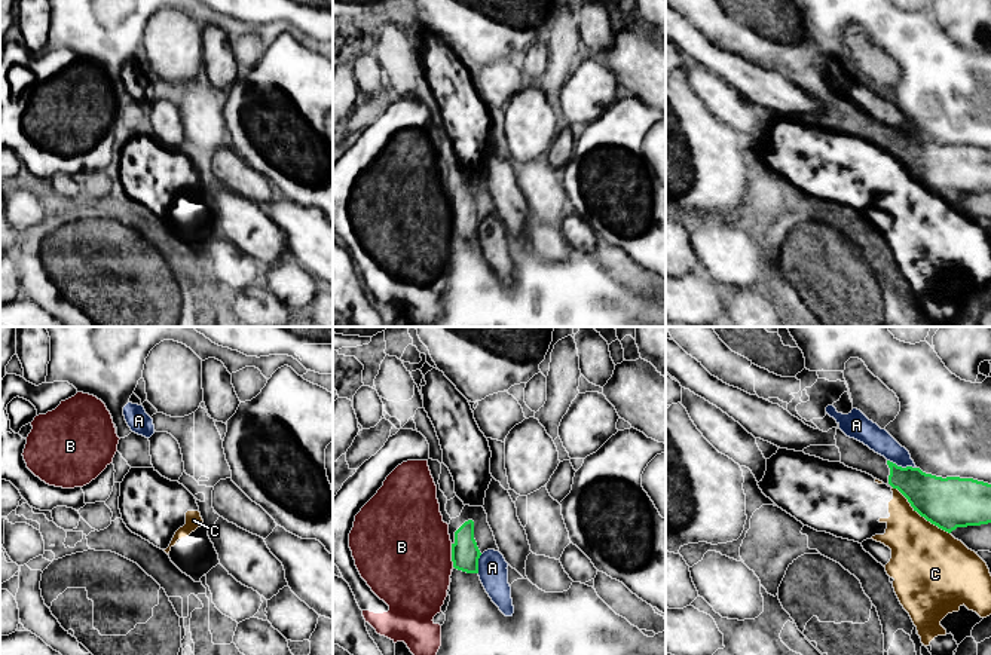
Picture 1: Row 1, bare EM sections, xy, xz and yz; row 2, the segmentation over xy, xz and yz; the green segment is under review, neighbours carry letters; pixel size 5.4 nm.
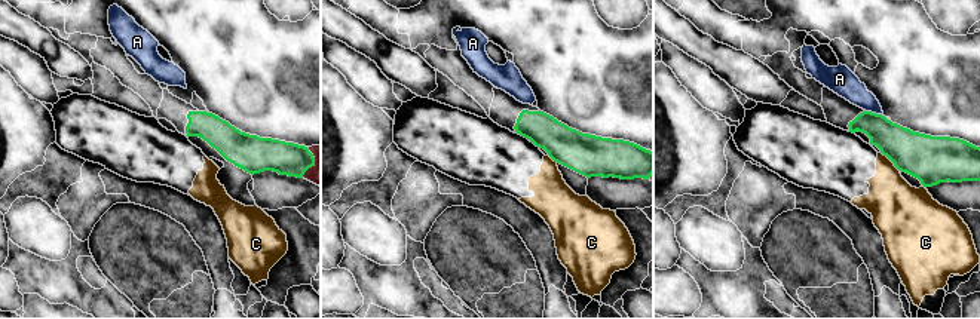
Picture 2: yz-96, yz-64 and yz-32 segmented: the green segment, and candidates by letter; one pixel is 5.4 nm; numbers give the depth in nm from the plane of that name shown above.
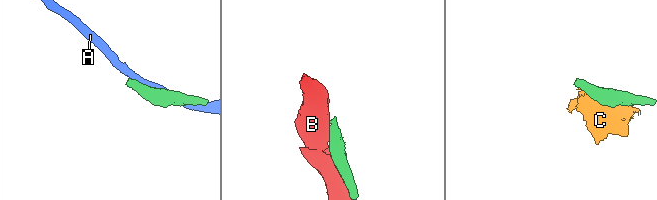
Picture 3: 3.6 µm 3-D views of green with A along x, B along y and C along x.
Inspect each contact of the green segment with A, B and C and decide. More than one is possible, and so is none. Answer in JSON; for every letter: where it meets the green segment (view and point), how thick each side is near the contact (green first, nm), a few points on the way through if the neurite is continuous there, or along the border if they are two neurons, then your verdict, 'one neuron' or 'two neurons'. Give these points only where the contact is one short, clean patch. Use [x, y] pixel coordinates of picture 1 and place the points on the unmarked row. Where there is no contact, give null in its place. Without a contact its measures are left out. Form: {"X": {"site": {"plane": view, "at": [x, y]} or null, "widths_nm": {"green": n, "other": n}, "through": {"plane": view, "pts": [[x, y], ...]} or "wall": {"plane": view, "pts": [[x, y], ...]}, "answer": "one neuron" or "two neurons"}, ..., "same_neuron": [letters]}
{"A": {"site": {"plane": "yz", "at": [901, 134]}, "widths_nm": {"green": 240, "other": 130}, "answer": "two neurons"}, "B": {"site": {"plane": "xz", "at": [452, 223]}, "widths_nm": {"green": 150, "other": 500}, "answer": "two neurons"}, "C": {"site": {"plane": "yz", "at": [920, 181]}, "widths_nm": {"green": 280, "other": 360}, "answer": "two neurons"}, "same_neuron": []}

